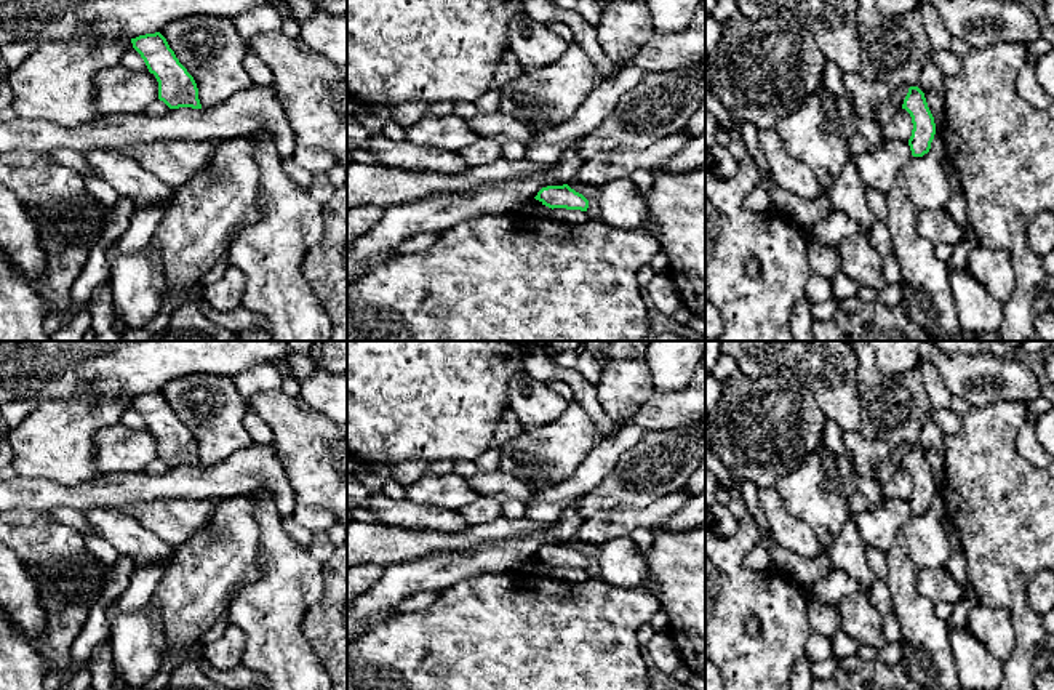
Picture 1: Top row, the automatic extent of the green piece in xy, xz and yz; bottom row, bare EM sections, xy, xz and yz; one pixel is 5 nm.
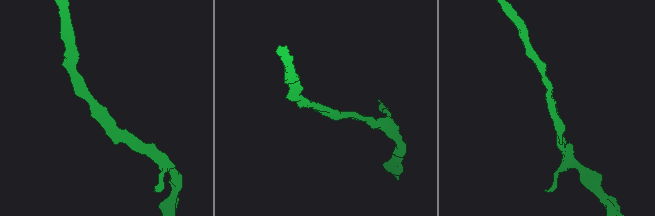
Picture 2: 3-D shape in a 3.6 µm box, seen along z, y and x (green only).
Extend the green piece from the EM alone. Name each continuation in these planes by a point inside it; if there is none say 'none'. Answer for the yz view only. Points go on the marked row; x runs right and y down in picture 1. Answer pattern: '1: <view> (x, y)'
none

